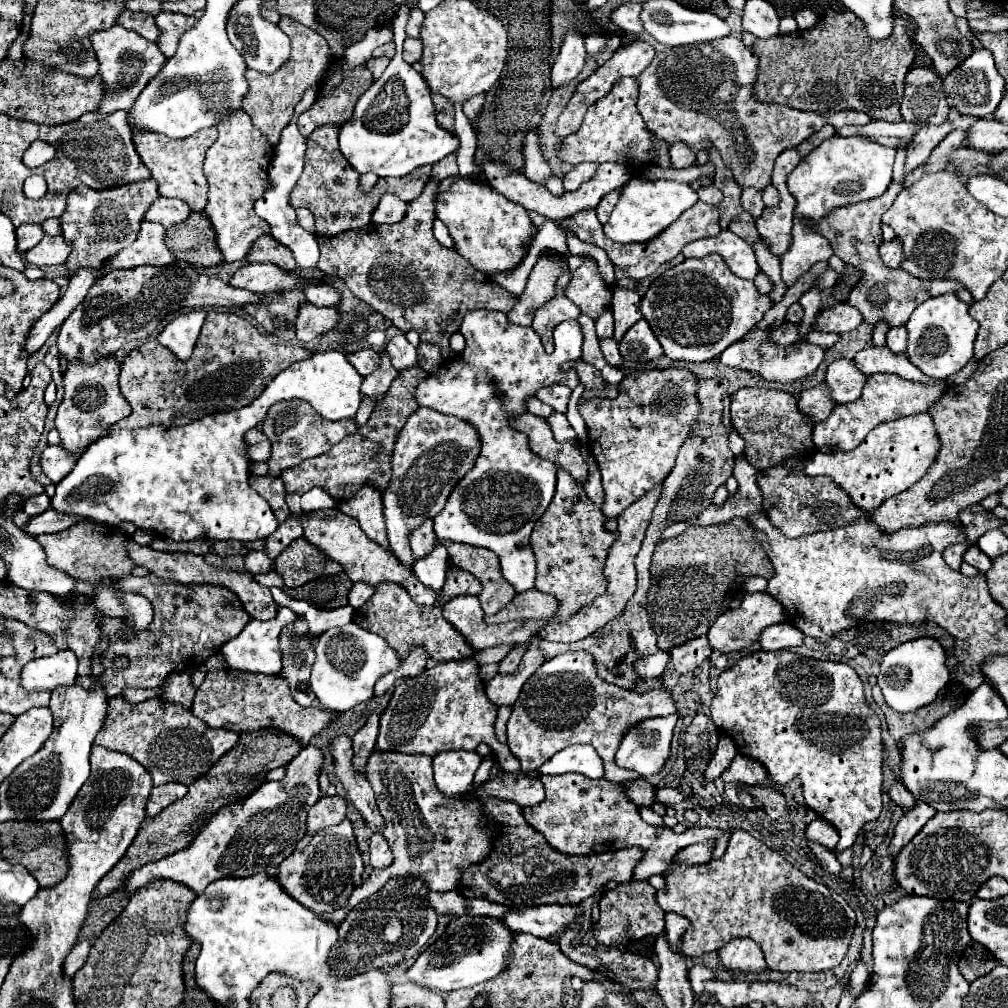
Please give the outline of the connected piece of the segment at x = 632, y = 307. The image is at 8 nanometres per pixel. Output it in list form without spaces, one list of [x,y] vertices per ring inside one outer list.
[[[615,288],[613,290],[613,302],[611,302],[611,310],[613,310],[613,318],[615,318],[615,340],[619,342],[623,338],[623,332],[627,332],[627,328],[631,328],[641,316],[641,308],[639,308],[641,296],[633,290],[627,288]]]

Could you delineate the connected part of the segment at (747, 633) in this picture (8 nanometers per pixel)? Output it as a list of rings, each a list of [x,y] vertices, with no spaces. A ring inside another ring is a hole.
[[[757,592],[757,594],[745,594],[743,596],[743,602],[739,608],[735,610],[727,610],[725,614],[721,614],[713,628],[707,632],[707,638],[709,638],[709,644],[713,646],[713,650],[719,650],[723,654],[729,654],[729,652],[739,652],[743,648],[749,648],[757,634],[765,628],[765,626],[771,626],[771,624],[779,624],[779,622],[785,622],[785,614],[783,614],[783,608],[779,602],[771,600],[771,596],[763,594],[763,592]]]

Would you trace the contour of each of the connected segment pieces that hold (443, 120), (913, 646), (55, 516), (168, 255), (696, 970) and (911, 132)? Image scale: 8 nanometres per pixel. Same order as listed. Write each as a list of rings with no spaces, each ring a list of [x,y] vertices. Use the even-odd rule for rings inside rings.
[[[433,94],[431,98],[433,98],[435,110],[437,110],[439,126],[453,134],[455,130],[453,130],[453,104],[451,104],[451,100],[445,100],[443,94]]]
[[[917,638],[887,652],[881,660],[881,672],[877,676],[877,684],[881,686],[887,706],[897,712],[913,712],[931,704],[939,690],[945,688],[949,682],[949,670],[945,666],[945,660],[945,650],[937,640],[931,638]]]
[[[49,508],[47,512],[31,518],[25,526],[23,532],[27,532],[29,536],[39,536],[39,534],[49,534],[49,532],[59,532],[69,528],[71,524],[75,524],[79,520],[71,520],[71,516],[63,516],[61,512],[55,512],[53,508]]]
[[[143,222],[137,240],[119,254],[115,254],[107,262],[107,266],[117,270],[117,268],[133,268],[141,264],[153,264],[153,266],[175,264],[175,256],[165,244],[165,236],[167,236],[167,228],[163,228],[163,224]]]
[[[695,964],[695,966],[691,966],[689,968],[689,974],[687,974],[687,978],[689,978],[689,984],[691,984],[691,990],[699,996],[699,994],[703,994],[703,990],[705,990],[705,984],[709,982],[709,980],[715,980],[715,970],[713,968],[709,968],[709,966],[705,966],[705,964]]]
[[[871,120],[867,126],[851,128],[843,126],[837,130],[839,136],[851,136],[851,134],[863,134],[871,140],[889,146],[889,148],[903,148],[913,136],[915,136],[915,124],[913,122],[883,122],[883,120]]]

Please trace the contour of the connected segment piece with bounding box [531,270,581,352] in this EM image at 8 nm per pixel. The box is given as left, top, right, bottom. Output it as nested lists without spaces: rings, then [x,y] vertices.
[[[570,270],[561,274],[557,280],[557,296],[535,312],[531,326],[541,336],[545,352],[553,352],[553,330],[555,330],[555,326],[561,324],[563,320],[573,320],[581,314],[575,308],[575,304],[571,304],[571,300],[567,300],[563,294],[563,288],[565,288],[565,284],[569,283],[571,276]]]

